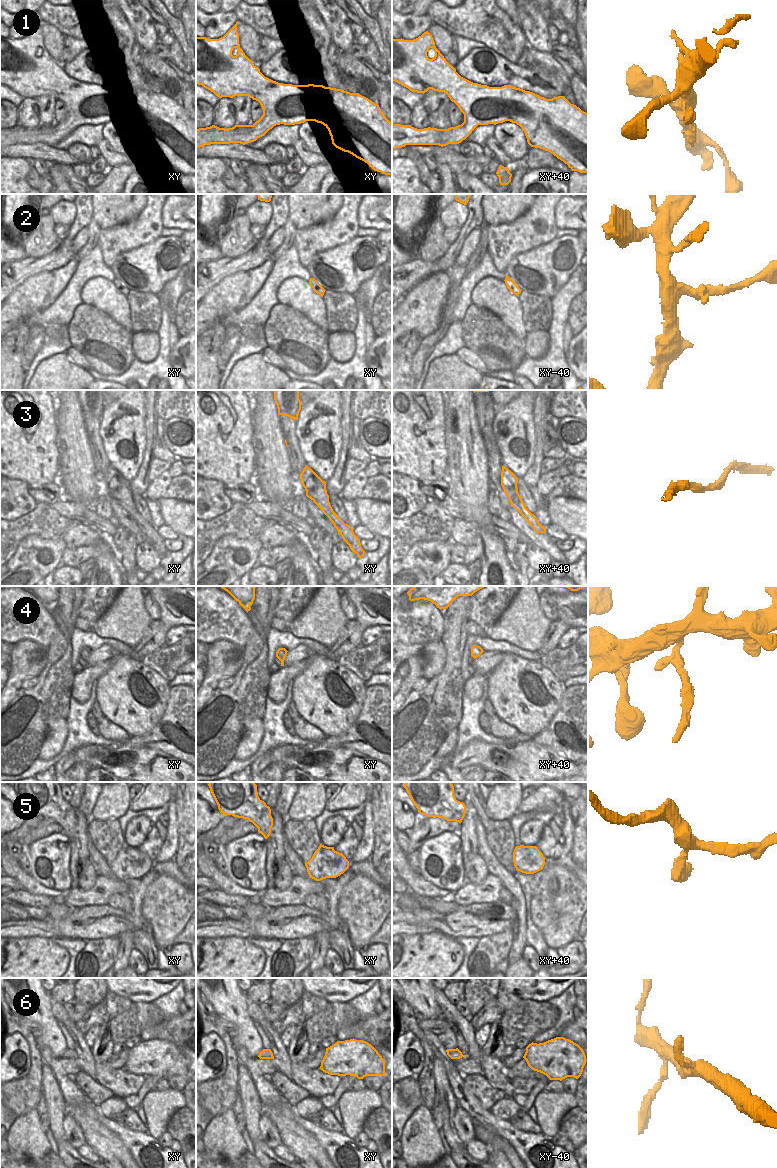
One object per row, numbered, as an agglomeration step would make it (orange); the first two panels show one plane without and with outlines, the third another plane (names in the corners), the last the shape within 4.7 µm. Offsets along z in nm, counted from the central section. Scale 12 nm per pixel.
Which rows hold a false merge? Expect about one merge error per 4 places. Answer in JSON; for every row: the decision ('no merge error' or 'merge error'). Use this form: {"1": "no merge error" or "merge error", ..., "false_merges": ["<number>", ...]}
{"1": "no merge error", "2": "no merge error", "3": "no merge error", "4": "no merge error", "5": "no merge error", "6": "no merge error", "false_merges": []}

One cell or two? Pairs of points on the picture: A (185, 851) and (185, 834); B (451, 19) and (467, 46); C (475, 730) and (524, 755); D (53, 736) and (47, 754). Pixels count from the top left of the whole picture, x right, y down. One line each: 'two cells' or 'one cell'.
A: one cell
B: two cells
C: two cells
D: one cell

